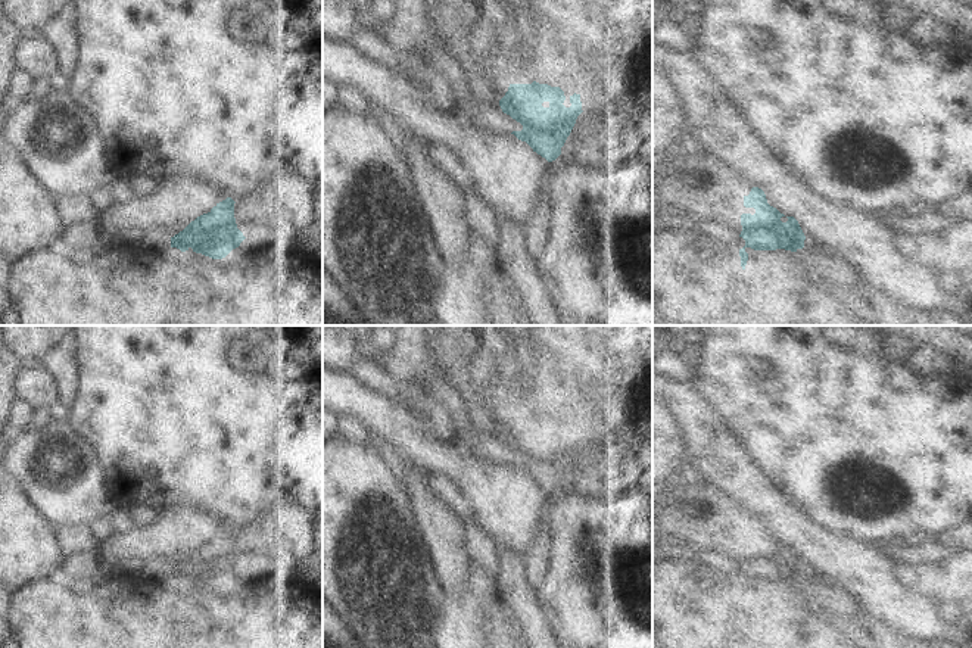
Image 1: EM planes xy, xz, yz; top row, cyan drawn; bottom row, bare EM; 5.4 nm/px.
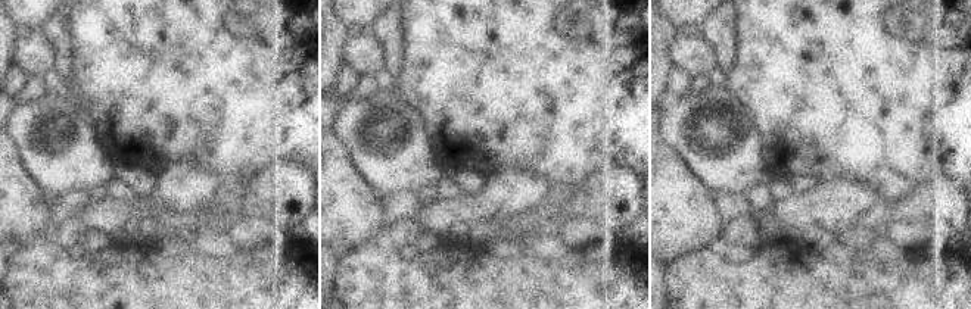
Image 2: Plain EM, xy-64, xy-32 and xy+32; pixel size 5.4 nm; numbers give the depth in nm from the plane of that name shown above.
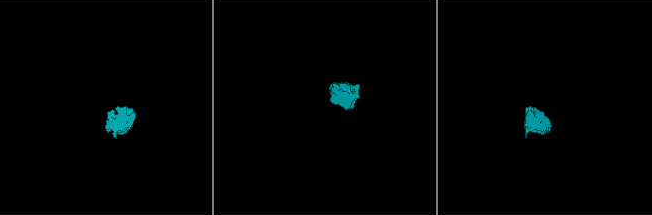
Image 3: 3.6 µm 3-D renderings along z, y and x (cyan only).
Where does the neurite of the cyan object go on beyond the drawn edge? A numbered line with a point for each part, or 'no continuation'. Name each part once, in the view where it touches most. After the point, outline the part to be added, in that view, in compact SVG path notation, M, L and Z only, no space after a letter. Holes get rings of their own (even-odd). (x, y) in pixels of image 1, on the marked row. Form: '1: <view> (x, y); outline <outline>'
no continuation

